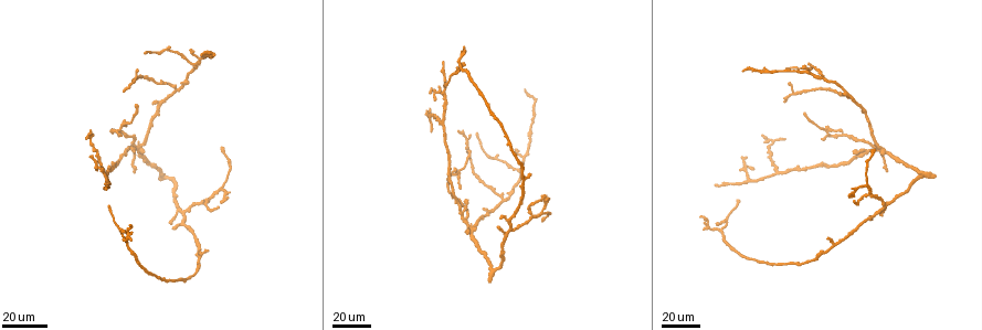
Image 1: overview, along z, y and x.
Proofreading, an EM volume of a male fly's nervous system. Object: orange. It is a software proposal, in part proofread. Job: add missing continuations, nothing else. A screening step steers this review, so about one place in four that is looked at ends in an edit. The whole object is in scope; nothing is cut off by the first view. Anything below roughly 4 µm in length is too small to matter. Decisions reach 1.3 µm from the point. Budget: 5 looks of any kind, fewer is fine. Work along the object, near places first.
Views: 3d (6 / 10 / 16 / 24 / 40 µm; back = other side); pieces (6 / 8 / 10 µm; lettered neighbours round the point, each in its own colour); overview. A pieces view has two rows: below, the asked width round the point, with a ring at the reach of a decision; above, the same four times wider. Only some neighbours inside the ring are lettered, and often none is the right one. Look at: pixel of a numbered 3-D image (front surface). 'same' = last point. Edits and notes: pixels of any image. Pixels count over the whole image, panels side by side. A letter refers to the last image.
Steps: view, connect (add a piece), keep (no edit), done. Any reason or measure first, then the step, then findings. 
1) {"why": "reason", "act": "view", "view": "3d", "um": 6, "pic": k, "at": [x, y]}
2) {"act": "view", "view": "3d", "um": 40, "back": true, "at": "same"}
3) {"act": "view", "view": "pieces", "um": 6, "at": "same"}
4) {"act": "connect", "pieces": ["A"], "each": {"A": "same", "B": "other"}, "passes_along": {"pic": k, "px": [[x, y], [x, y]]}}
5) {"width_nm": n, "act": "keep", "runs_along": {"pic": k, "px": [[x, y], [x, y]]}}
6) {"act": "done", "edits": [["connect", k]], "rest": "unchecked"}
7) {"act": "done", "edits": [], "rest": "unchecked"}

{"why": "an open end", "act": "view", "view": "3d", "um": 24, "pic": 1, "at": [201, 56]}

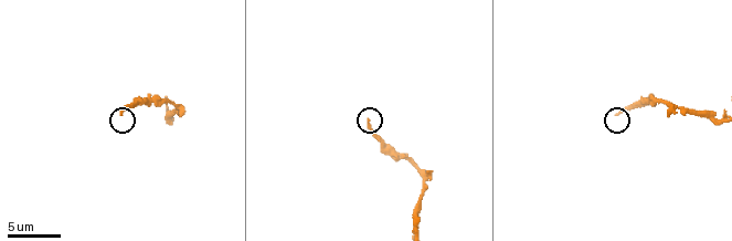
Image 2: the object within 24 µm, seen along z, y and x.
{"act": "view", "view": "pieces", "um": 6, "pic": 2, "at": [615, 115]}

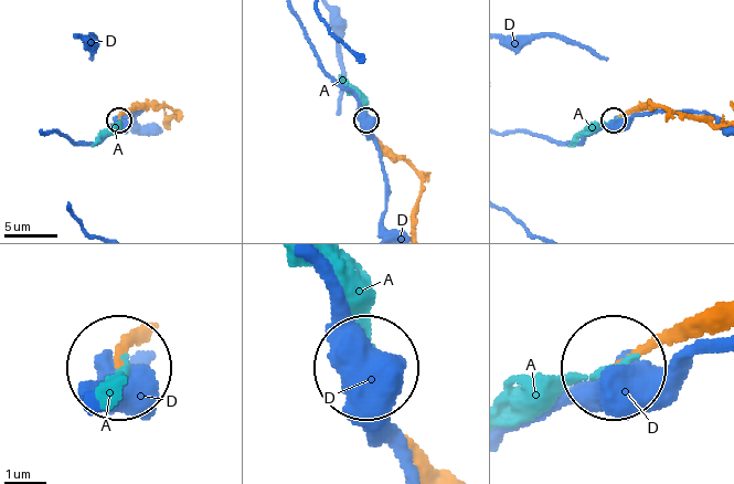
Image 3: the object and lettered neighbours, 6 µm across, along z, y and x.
{"act": "connect", "pieces": ["A"], "each": {"A": "same", "D": "other"}, "passes_along": {"pic": 3, "px": [[645, 107], [593, 125], [570, 146]]}, "found": "the neuron continues"}

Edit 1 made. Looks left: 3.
{"act": "view", "view": "overview"}

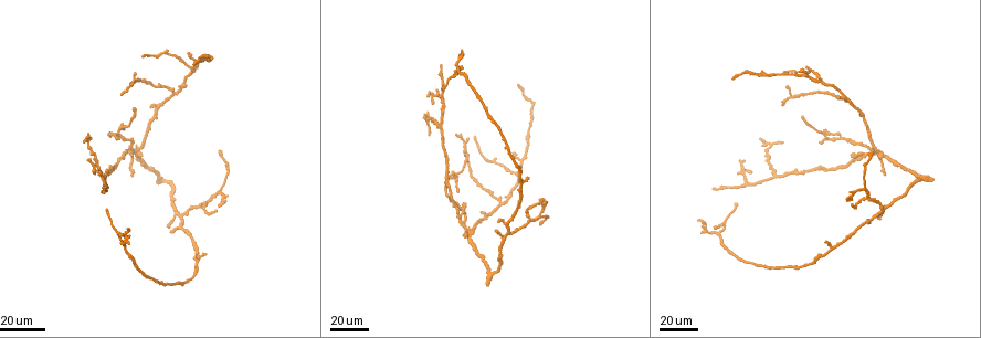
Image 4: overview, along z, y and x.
{"act": "view", "view": "3d", "um": 40, "pic": 4, "at": [824, 129]}

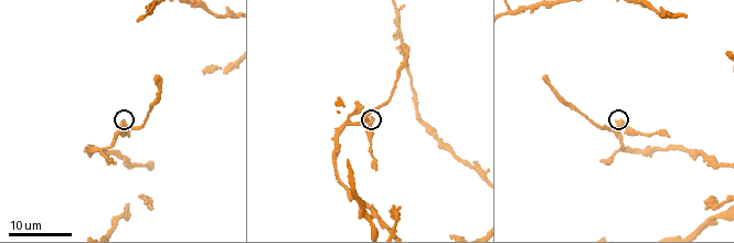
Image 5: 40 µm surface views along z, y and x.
{"act": "view", "view": "pieces", "um": 6, "pic": 5, "at": [125, 121]}

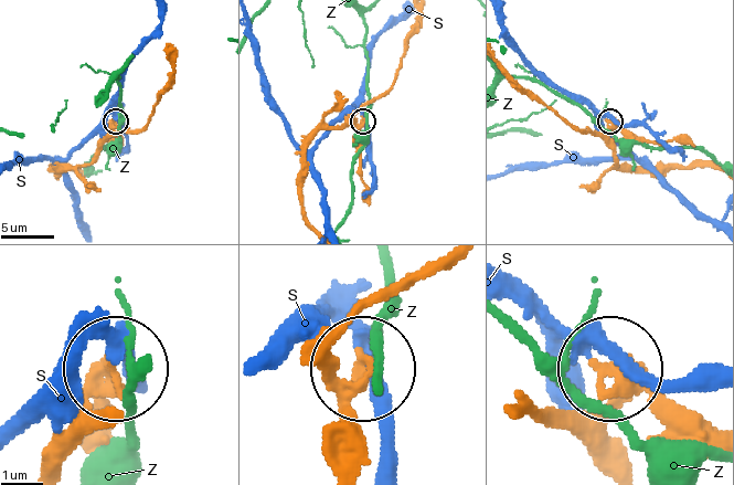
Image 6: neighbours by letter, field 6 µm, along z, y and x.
{"act": "keep", "each": {"S": "other", "Z": "other"}, "runs_along": {"pic": 6, "px": [[41, 472], [52, 440], [115, 370]]}, "found": "none of them fits"}

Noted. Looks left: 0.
{"act": "done", "edits": [["connect", 3]], "rest": "unchecked"}

